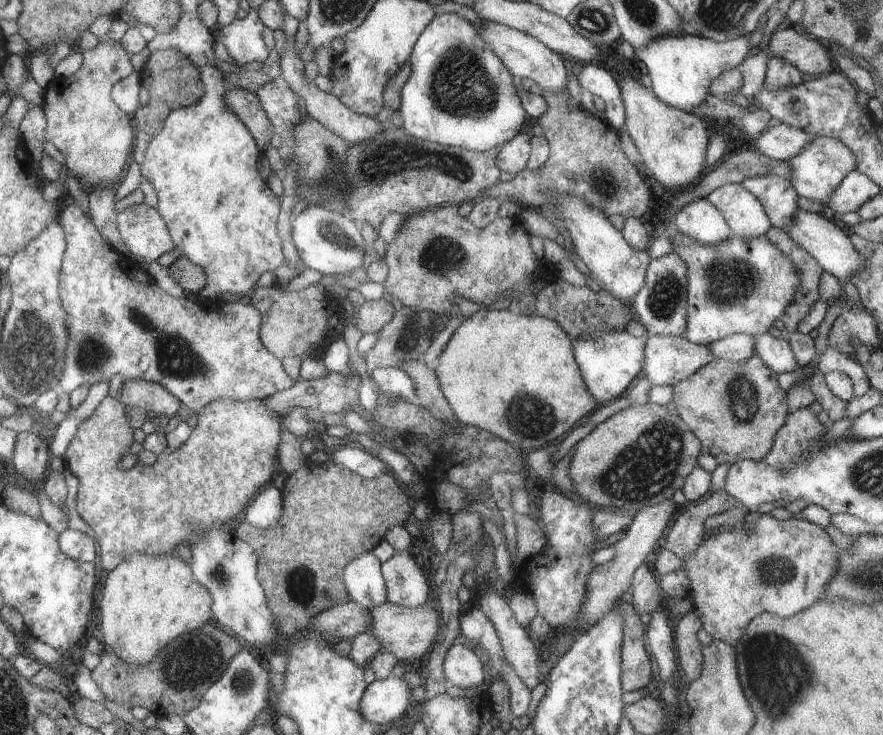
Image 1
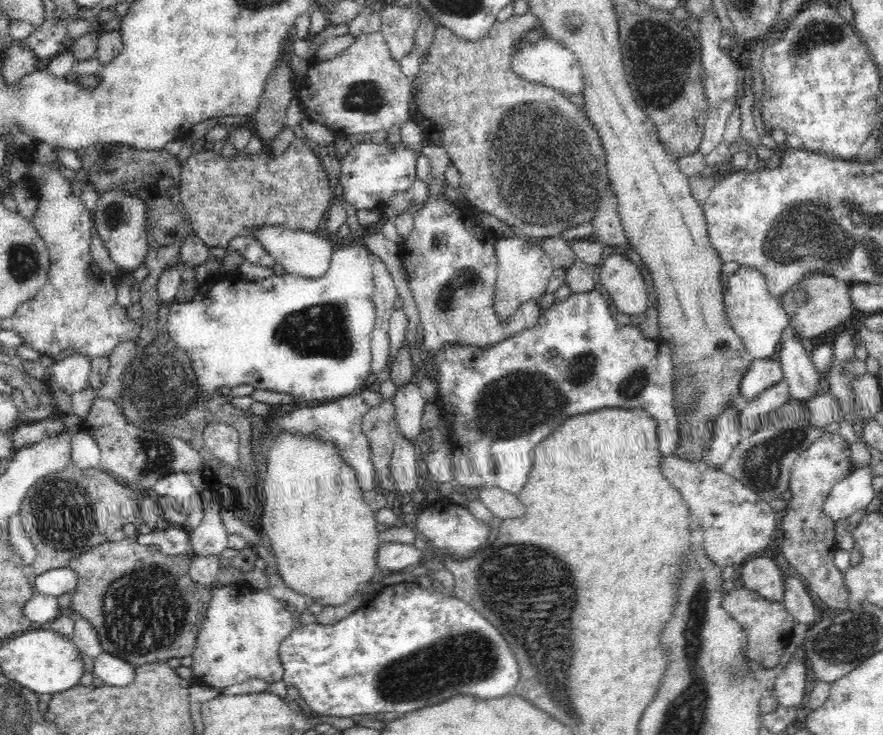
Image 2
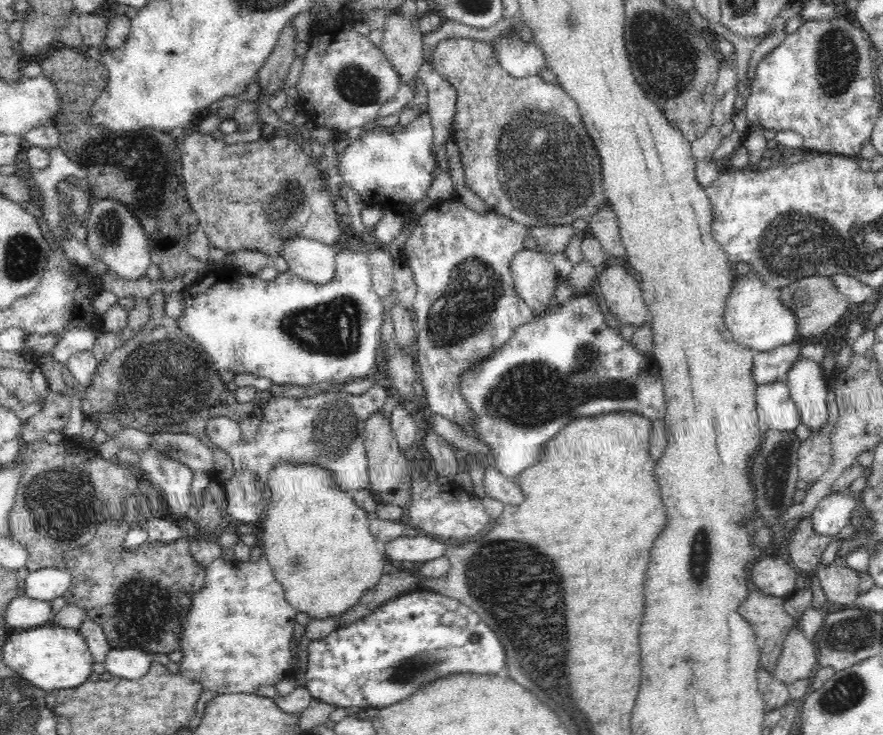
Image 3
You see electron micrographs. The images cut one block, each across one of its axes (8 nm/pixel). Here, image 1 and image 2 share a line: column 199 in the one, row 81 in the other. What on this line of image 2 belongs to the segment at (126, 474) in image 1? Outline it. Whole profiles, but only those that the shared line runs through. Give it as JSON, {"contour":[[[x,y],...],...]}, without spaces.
{"contour":[[[529,13],[524,16],[508,18],[505,22],[496,22],[488,34],[481,39],[468,41],[458,37],[458,35],[447,30],[443,25],[439,25],[434,31],[432,44],[424,55],[420,55],[420,72],[412,79],[412,96],[409,100],[410,118],[425,125],[424,136],[440,146],[444,146],[451,165],[458,169],[461,183],[459,189],[464,192],[471,204],[480,211],[496,216],[502,222],[512,226],[512,228],[525,228],[528,237],[536,237],[538,240],[544,237],[560,235],[564,230],[578,226],[582,222],[590,222],[595,215],[598,201],[602,192],[608,188],[606,157],[599,138],[599,133],[590,124],[586,113],[578,106],[574,106],[568,96],[560,93],[554,88],[544,86],[540,83],[533,83],[520,78],[511,68],[512,52],[516,49],[517,42],[522,40],[520,36],[524,31],[529,31],[536,27],[536,18]]]}

